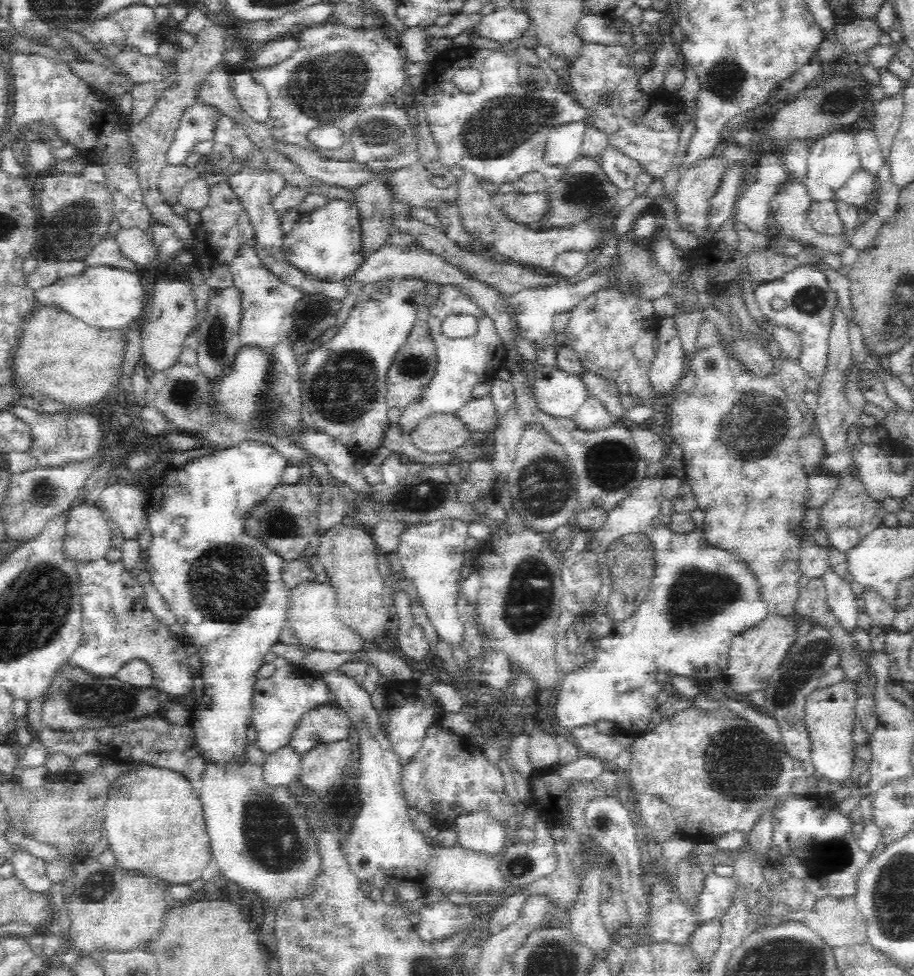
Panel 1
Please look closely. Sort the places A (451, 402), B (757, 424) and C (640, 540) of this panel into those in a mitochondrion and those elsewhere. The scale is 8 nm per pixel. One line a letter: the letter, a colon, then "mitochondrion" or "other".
A: other
B: mitochondrion
C: other

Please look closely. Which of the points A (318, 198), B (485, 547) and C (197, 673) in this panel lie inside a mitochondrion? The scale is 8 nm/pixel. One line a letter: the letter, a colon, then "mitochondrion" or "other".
A: other
B: other
C: other

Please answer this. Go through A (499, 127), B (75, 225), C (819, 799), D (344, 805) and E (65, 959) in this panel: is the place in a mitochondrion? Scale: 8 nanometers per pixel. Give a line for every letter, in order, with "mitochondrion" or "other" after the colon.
A: mitochondrion
B: mitochondrion
C: other
D: other
E: other

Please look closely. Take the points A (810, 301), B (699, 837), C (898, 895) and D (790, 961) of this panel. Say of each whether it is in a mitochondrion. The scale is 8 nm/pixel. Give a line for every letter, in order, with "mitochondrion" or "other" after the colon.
A: mitochondrion
B: other
C: mitochondrion
D: mitochondrion

